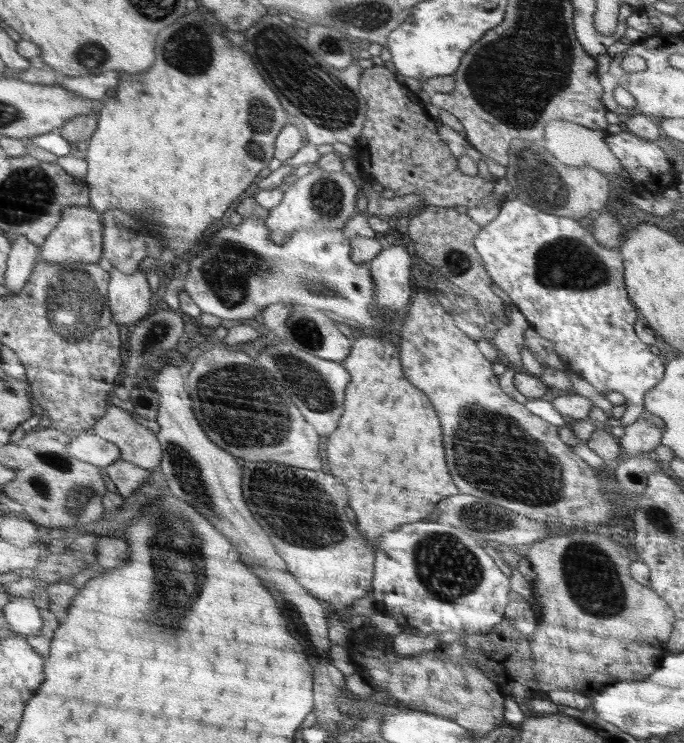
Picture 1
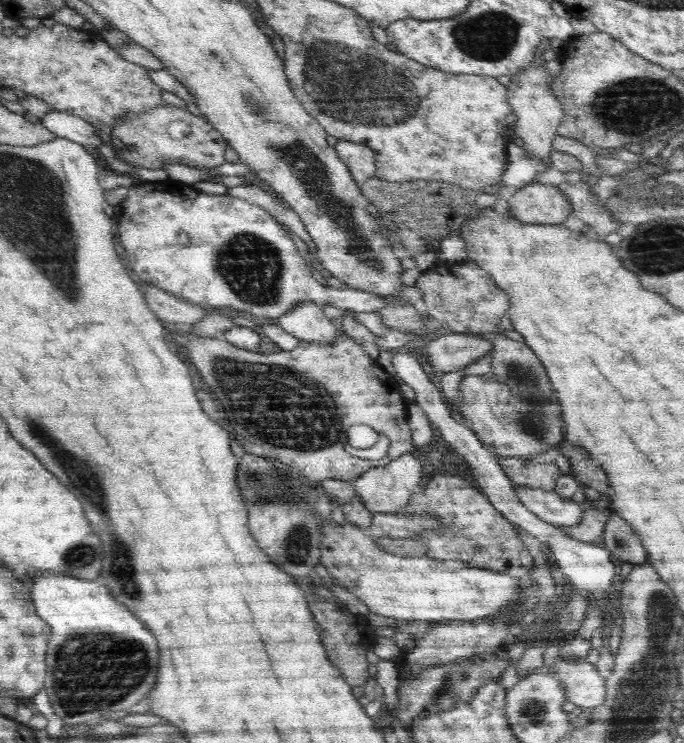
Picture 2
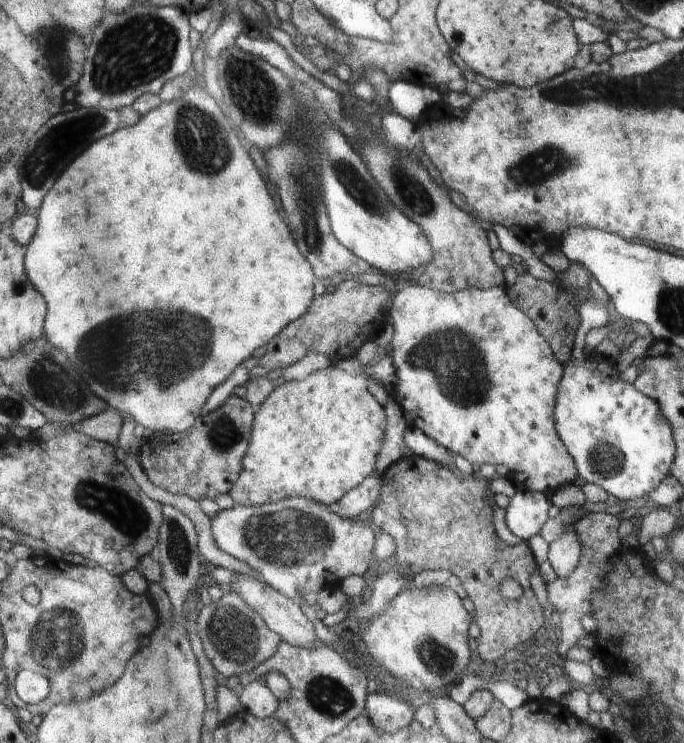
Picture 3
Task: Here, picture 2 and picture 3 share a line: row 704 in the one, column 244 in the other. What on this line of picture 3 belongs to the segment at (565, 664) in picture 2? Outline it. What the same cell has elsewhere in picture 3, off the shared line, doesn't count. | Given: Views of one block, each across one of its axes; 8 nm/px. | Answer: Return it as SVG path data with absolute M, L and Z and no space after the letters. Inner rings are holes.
M242 574L239 575L241 575L240 578L235 582L225 582L224 579L224 589L236 591L251 607L254 607L265 620L268 628L271 628L278 636L281 636L282 641L297 647L308 647L309 649L317 646L319 638L315 633L315 628L299 608L298 600L284 596L281 592L274 590L264 582L257 582Z

